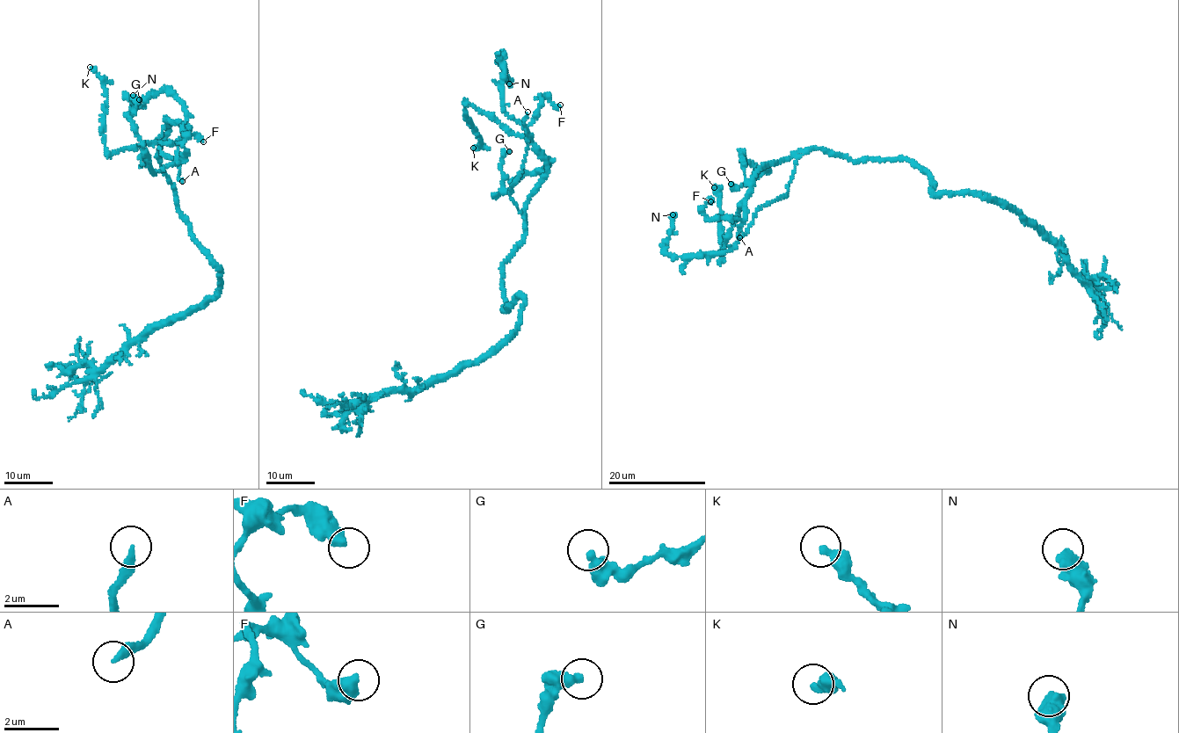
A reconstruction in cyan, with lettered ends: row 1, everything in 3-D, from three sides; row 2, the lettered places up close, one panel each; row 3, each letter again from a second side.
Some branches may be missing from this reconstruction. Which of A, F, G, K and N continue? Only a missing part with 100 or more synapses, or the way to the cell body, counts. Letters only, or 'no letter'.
A

